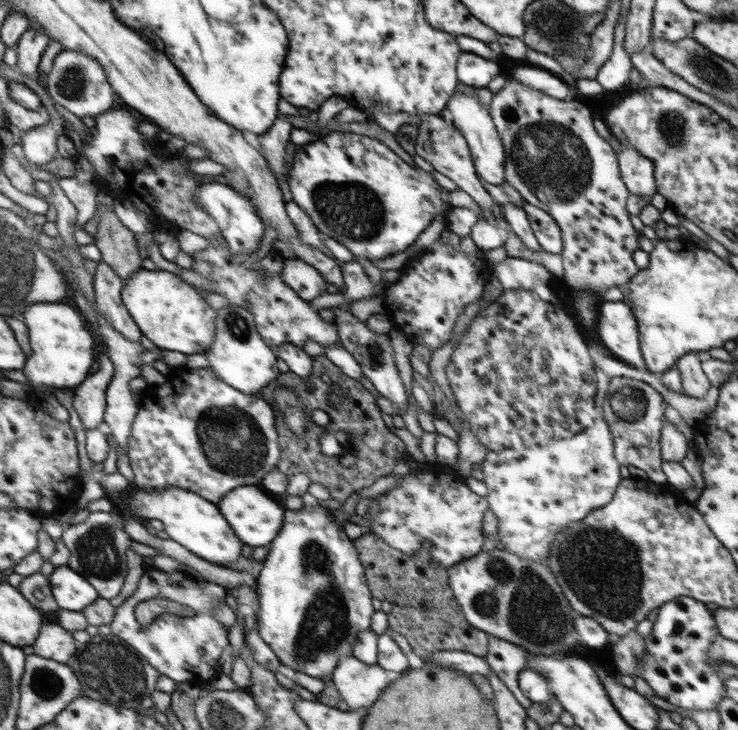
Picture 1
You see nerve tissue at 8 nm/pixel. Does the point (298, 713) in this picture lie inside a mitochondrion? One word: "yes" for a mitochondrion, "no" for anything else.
no

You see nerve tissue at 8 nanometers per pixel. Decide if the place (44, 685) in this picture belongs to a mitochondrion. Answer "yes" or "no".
yes

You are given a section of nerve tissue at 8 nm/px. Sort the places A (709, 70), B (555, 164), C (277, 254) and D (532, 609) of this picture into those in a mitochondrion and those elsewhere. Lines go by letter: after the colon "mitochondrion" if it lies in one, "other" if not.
A: mitochondrion
B: mitochondrion
C: other
D: mitochondrion

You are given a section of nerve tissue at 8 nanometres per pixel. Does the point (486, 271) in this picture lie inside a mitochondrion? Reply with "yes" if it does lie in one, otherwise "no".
no

